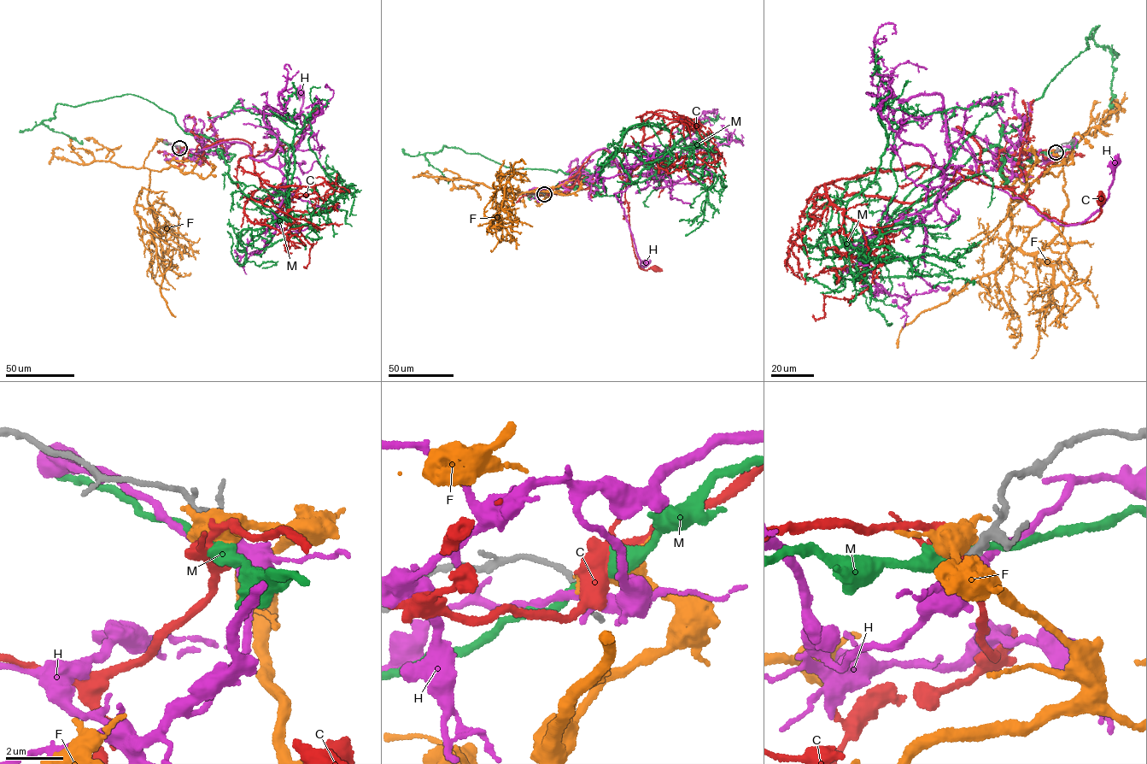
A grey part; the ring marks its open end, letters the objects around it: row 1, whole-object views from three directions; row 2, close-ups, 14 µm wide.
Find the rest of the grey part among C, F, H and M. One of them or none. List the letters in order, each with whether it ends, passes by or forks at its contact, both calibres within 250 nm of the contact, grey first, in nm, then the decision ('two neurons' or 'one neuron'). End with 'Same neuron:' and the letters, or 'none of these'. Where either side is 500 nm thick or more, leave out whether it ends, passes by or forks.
C: calibres 340 and 550 nm; one neuron
F: it forks; calibres 320 and 460 nm; two neurons
H: it forks; calibres 320 and 320 nm; two neurons
M: it passes by; calibres 340 and 280 nm; two neurons
Same neuron: C

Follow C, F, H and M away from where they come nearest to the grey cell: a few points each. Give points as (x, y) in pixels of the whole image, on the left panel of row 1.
C: (179, 148), (201, 156), (206, 147), (237, 138), (254, 156), (284, 149), (315, 112)
F: (179, 148), (178, 167), (150, 170), (147, 197), (159, 228), (152, 234), (162, 276), (160, 290), (175, 316)
H: (179, 148), (178, 156), (225, 142), (248, 145), (249, 157), (286, 151), (302, 138), (301, 91)
M: (179, 148), (203, 155), (214, 143), (243, 193), (291, 226), (294, 129), (255, 108), (207, 117)

